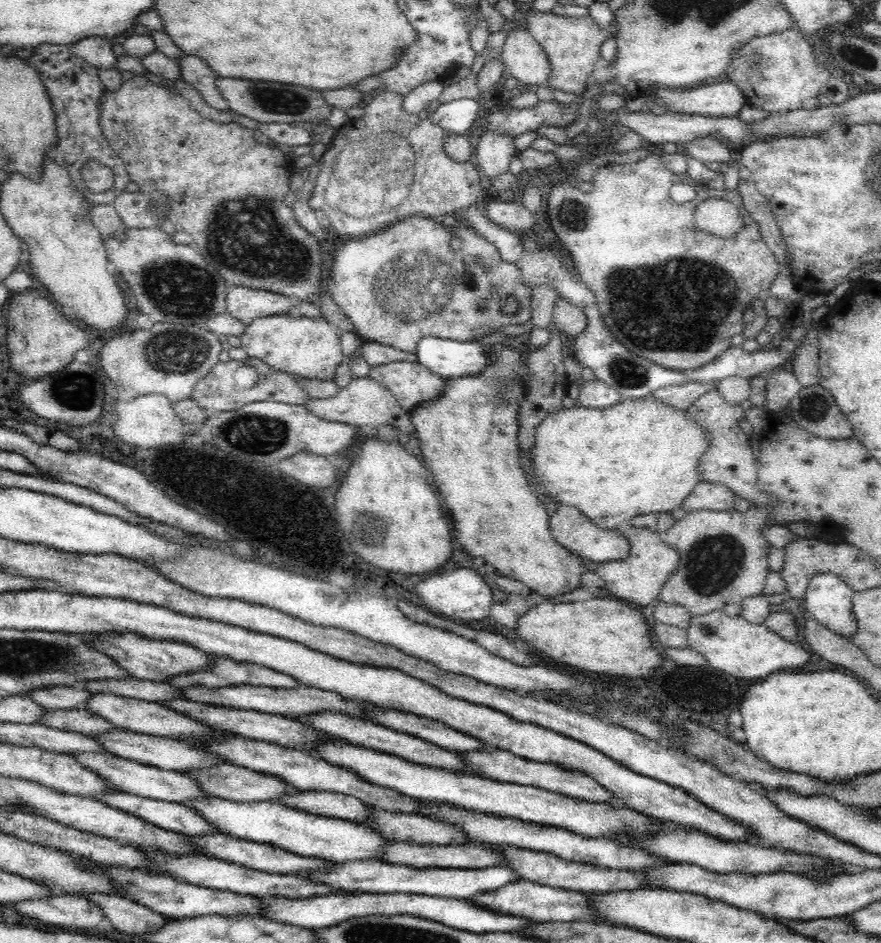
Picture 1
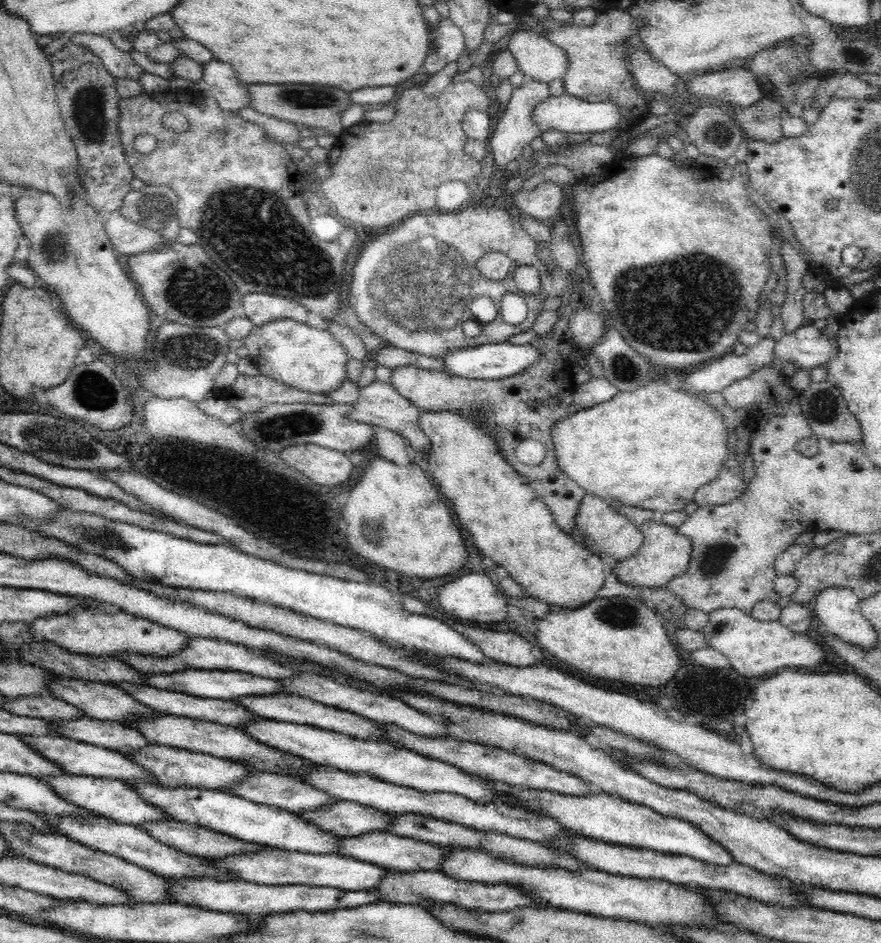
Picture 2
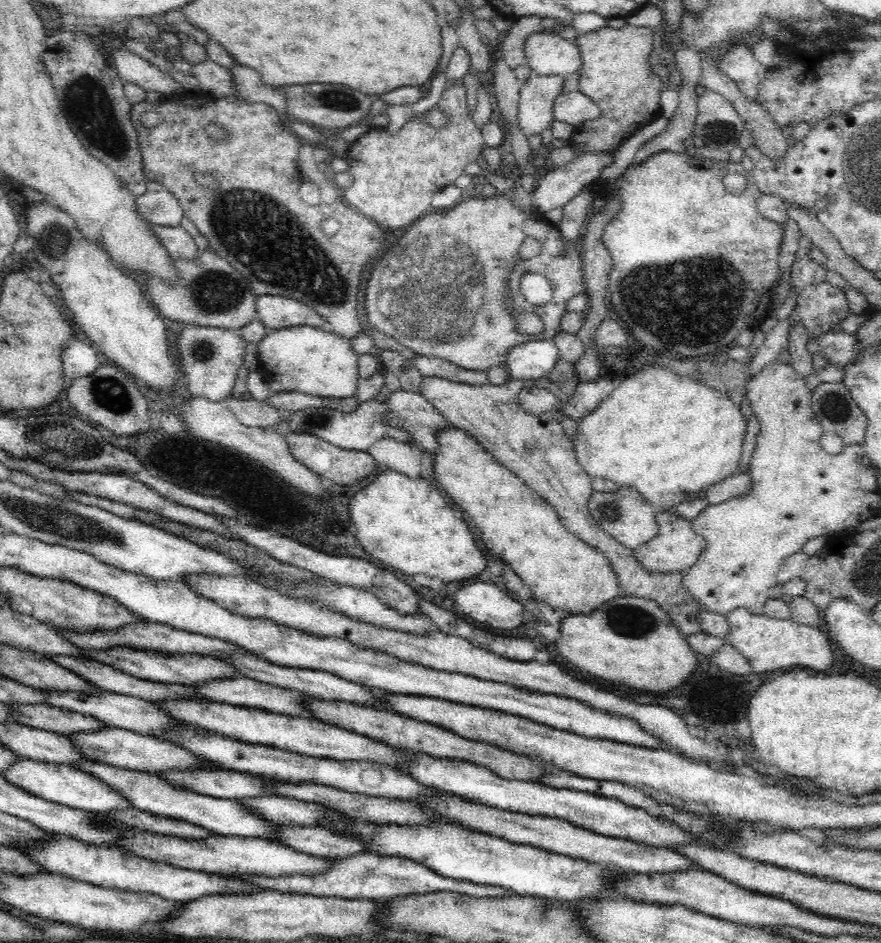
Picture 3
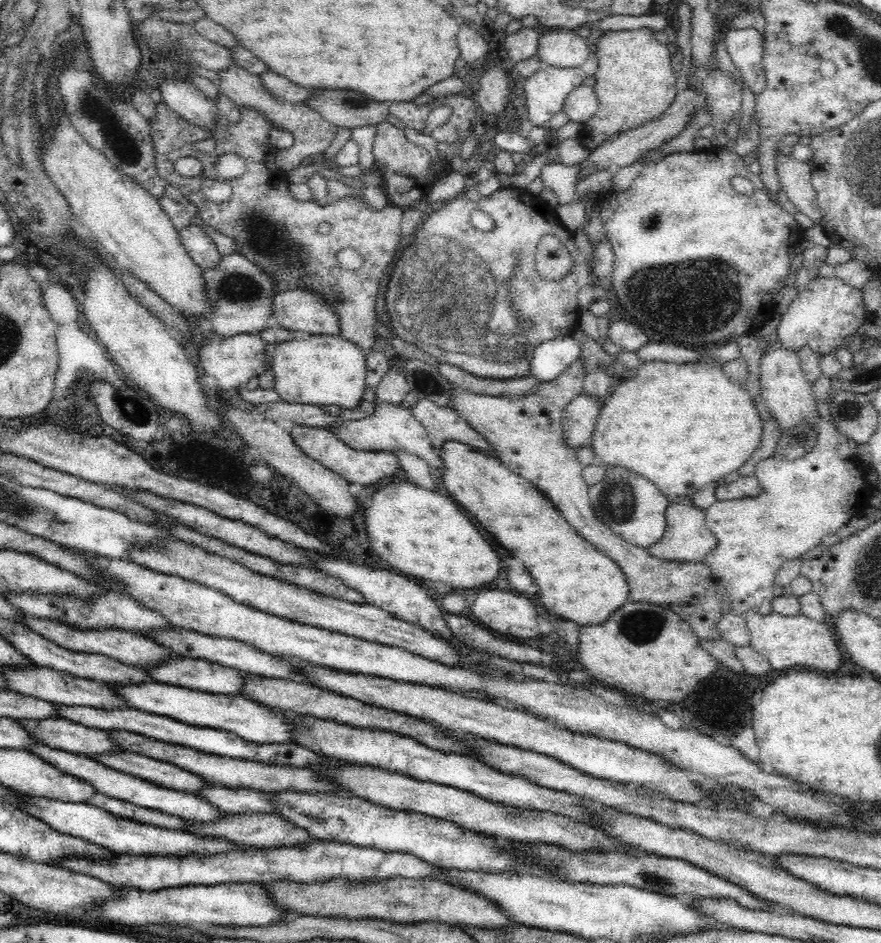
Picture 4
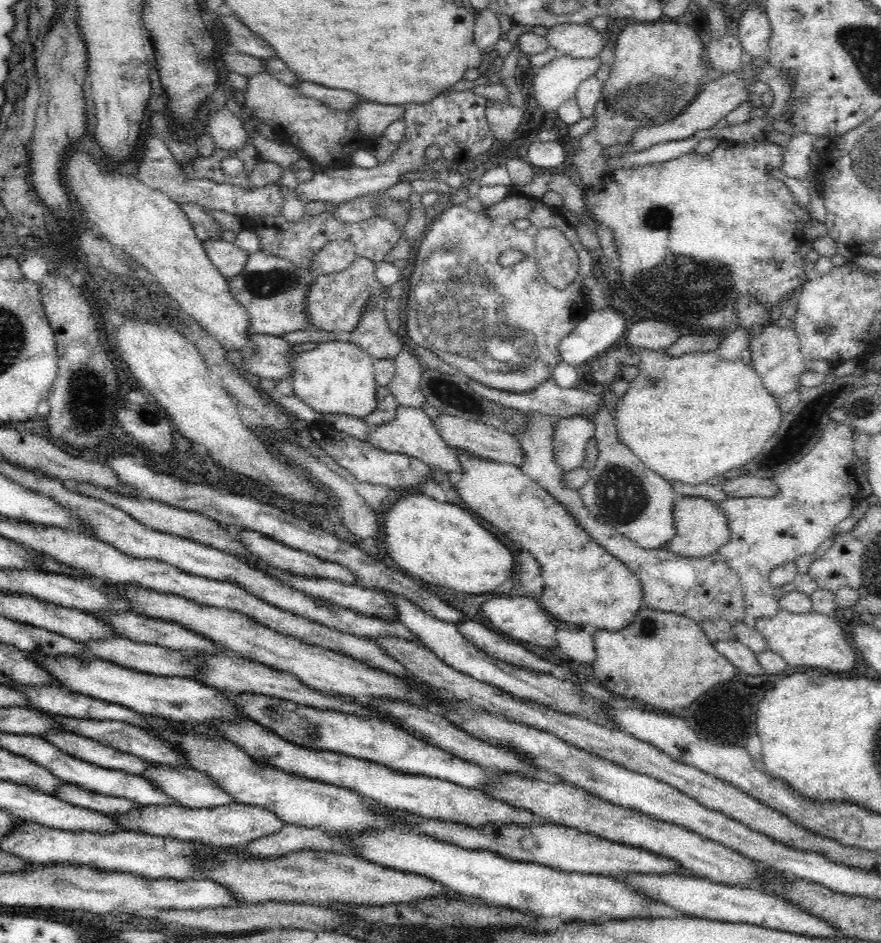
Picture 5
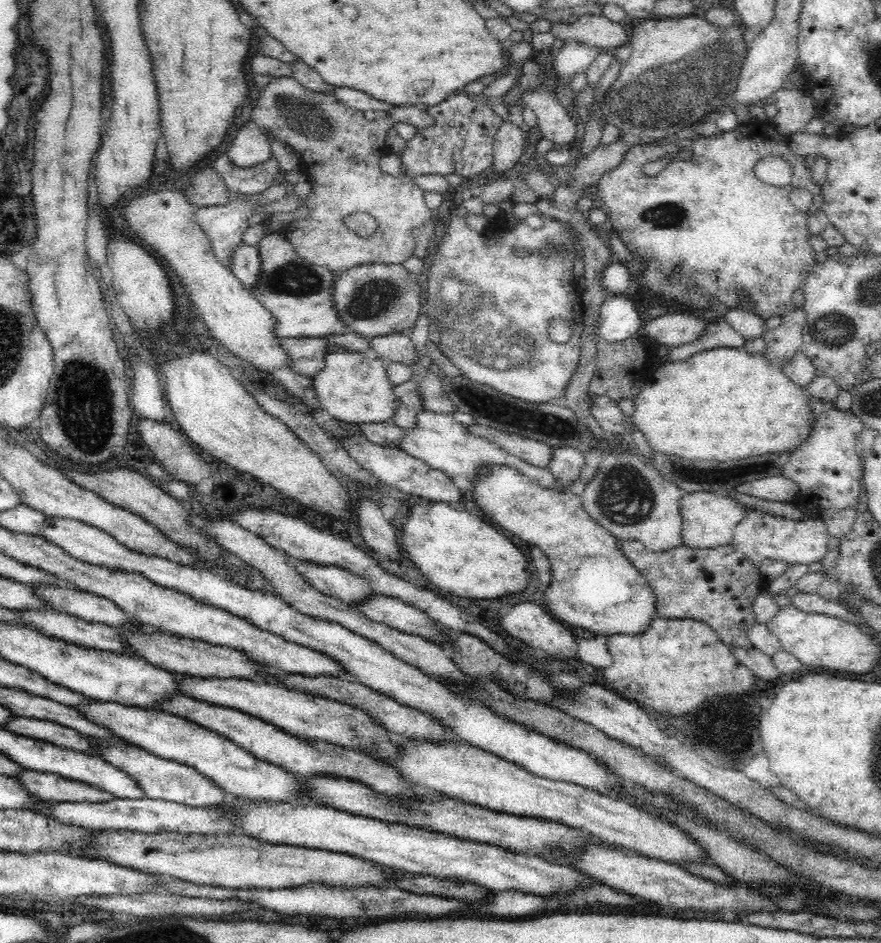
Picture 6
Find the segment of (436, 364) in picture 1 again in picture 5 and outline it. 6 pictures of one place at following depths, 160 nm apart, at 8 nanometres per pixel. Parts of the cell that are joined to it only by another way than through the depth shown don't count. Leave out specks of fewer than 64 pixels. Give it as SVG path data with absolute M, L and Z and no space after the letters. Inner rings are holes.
M608 306L601 312L588 311L583 319L558 342L560 363L578 366L621 342L626 332L624 316Z

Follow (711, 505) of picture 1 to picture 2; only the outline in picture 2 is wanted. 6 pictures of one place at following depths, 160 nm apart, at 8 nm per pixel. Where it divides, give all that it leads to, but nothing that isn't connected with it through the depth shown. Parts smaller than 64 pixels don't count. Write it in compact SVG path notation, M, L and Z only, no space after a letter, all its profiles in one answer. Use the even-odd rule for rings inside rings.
M721 469L715 480L707 482L695 493L693 502L697 507L706 505L726 505L742 497L747 490L743 476L739 472Z

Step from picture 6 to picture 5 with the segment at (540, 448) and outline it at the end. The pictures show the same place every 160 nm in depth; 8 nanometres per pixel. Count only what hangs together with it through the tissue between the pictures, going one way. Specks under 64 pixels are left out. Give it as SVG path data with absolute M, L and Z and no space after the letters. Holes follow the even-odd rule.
M440 413L432 420L432 425L436 427L436 431L442 437L444 444L457 449L464 449L468 454L474 455L474 457L489 459L502 464L513 464L515 466L520 466L523 463L522 447L518 445L516 437L489 424L472 422L459 416Z

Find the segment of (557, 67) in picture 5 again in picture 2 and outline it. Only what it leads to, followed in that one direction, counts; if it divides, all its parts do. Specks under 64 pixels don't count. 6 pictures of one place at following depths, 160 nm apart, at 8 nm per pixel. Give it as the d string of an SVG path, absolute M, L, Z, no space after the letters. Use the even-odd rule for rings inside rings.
M530 81L524 86L520 85L513 89L511 97L504 107L504 112L494 118L492 130L486 139L487 145L490 146L495 168L506 170L510 160L518 159L521 156L525 144L529 144L536 137L540 137L542 132L540 132L536 124L533 124L530 113L533 112L534 106L538 102L546 100L548 96L550 96L548 83Z

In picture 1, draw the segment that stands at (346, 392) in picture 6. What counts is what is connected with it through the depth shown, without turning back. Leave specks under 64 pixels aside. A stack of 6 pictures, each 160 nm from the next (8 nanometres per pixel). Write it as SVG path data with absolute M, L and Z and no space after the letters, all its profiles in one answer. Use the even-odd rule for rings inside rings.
M273 314L258 317L245 325L240 338L241 347L247 356L259 358L274 370L286 372L293 377L330 380L336 366L346 359L340 347L340 333L322 315L320 318L294 318L289 314Z

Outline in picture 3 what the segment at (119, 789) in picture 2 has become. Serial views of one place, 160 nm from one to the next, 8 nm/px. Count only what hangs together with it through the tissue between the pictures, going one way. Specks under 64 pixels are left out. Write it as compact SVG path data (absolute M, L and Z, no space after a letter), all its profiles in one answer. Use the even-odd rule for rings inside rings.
M20 759L1 775L13 785L59 805L95 813L106 813L110 816L115 810L134 809L128 799L124 798L117 790L108 786L97 776L80 770L77 766Z

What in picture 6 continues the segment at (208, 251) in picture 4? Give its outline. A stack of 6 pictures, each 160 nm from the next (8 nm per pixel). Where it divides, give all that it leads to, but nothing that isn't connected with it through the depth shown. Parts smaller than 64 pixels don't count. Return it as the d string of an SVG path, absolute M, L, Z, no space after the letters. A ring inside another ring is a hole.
M238 244L232 252L230 260L230 272L242 283L245 289L250 291L258 282L261 259L259 258L257 245Z

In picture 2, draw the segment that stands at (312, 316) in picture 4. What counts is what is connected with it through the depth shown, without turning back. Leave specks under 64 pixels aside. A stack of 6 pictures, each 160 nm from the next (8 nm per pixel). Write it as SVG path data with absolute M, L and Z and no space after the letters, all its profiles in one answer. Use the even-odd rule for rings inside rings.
M248 293L240 298L241 315L252 321L255 326L280 319L292 319L305 323L307 308L282 296L268 293Z

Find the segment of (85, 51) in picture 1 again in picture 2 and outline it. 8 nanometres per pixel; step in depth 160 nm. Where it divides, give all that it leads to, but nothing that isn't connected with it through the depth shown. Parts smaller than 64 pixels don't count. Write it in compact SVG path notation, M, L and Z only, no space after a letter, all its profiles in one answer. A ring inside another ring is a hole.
M84 33L73 34L70 37L76 46L82 46L98 56L114 77L137 80L143 73L142 68L136 65L128 51L118 50L110 36Z

